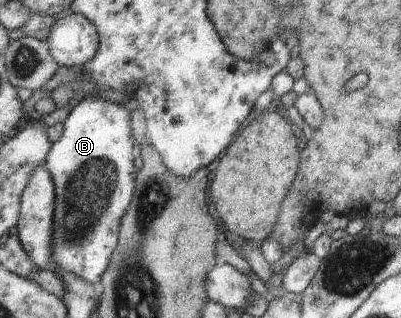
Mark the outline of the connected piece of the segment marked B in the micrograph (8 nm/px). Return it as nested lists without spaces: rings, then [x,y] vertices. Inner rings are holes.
[[[98,97],[82,99],[64,121],[65,129],[61,139],[51,147],[46,167],[51,172],[56,187],[57,209],[55,214],[56,247],[53,259],[61,263],[61,271],[81,275],[89,283],[100,286],[103,274],[110,270],[112,255],[120,241],[122,219],[132,206],[136,194],[136,175],[133,159],[138,153],[136,132],[133,131],[133,106],[121,105]]]

